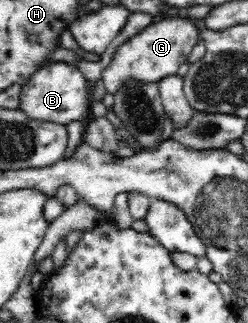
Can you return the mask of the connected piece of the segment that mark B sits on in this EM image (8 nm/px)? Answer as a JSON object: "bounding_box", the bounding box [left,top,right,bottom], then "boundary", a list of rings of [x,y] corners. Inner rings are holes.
{"bounding_box":[20,61,90,126],"boundary":[[[50,61],[40,67],[28,83],[22,85],[20,108],[28,117],[41,122],[60,123],[65,126],[72,121],[80,121],[90,113],[90,93],[88,82],[75,64]]]}

